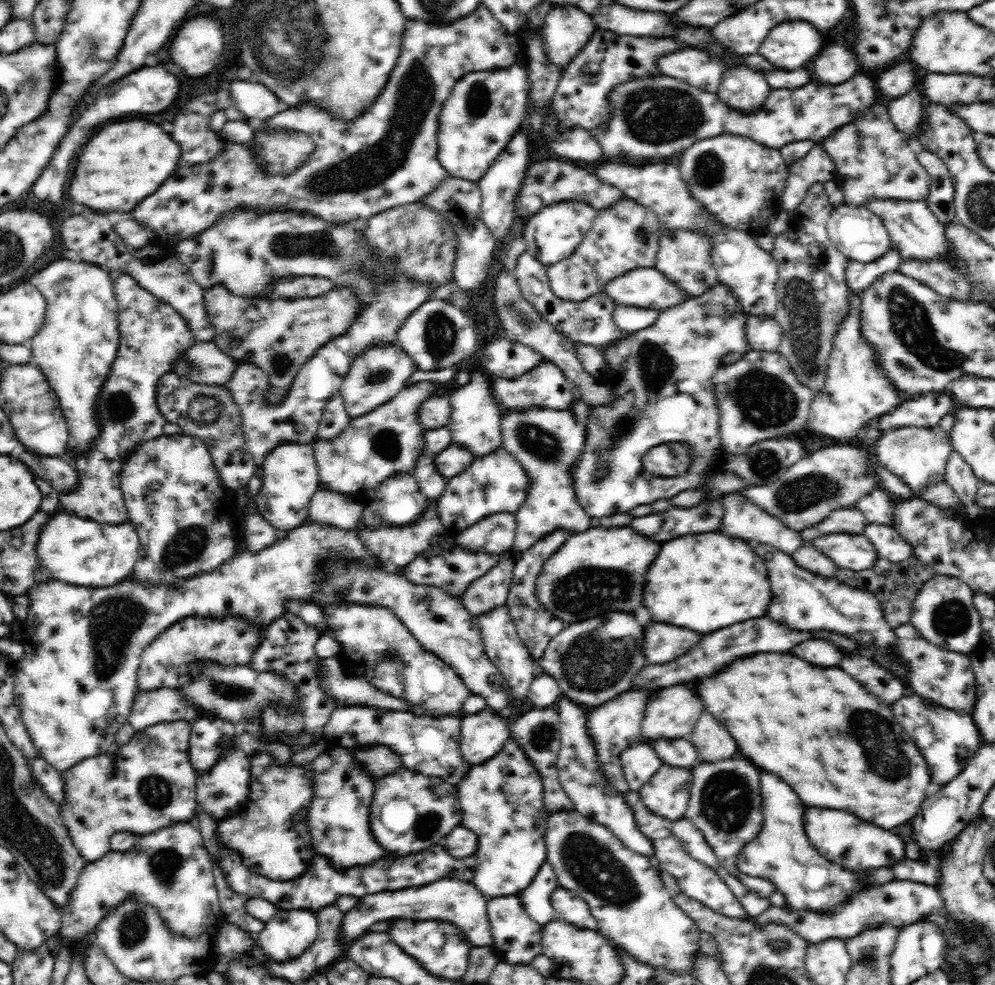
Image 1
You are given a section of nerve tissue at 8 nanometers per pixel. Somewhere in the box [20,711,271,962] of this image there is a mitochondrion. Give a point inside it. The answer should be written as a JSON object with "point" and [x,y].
{"point":[164,862]}

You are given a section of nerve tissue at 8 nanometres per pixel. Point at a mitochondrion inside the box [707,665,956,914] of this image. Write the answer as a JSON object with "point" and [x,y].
{"point":[883,747]}

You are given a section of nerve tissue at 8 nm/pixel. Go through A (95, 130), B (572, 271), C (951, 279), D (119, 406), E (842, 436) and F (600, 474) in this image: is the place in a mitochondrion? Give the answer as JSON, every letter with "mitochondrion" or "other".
{"A":"other","B":"other","C":"mitochondrion","D":"mitochondrion","E":"other","F":"mitochondrion"}

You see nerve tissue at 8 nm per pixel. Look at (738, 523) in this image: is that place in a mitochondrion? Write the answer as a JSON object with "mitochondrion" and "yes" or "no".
{"mitochondrion":"no"}

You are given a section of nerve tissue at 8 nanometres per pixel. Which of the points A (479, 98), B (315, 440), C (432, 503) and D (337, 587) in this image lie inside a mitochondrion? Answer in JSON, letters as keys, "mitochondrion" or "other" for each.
{"A":"mitochondrion","B":"other","C":"other","D":"mitochondrion"}

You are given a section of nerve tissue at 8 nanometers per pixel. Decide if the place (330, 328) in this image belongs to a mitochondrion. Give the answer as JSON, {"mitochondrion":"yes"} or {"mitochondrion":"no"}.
{"mitochondrion":"no"}

